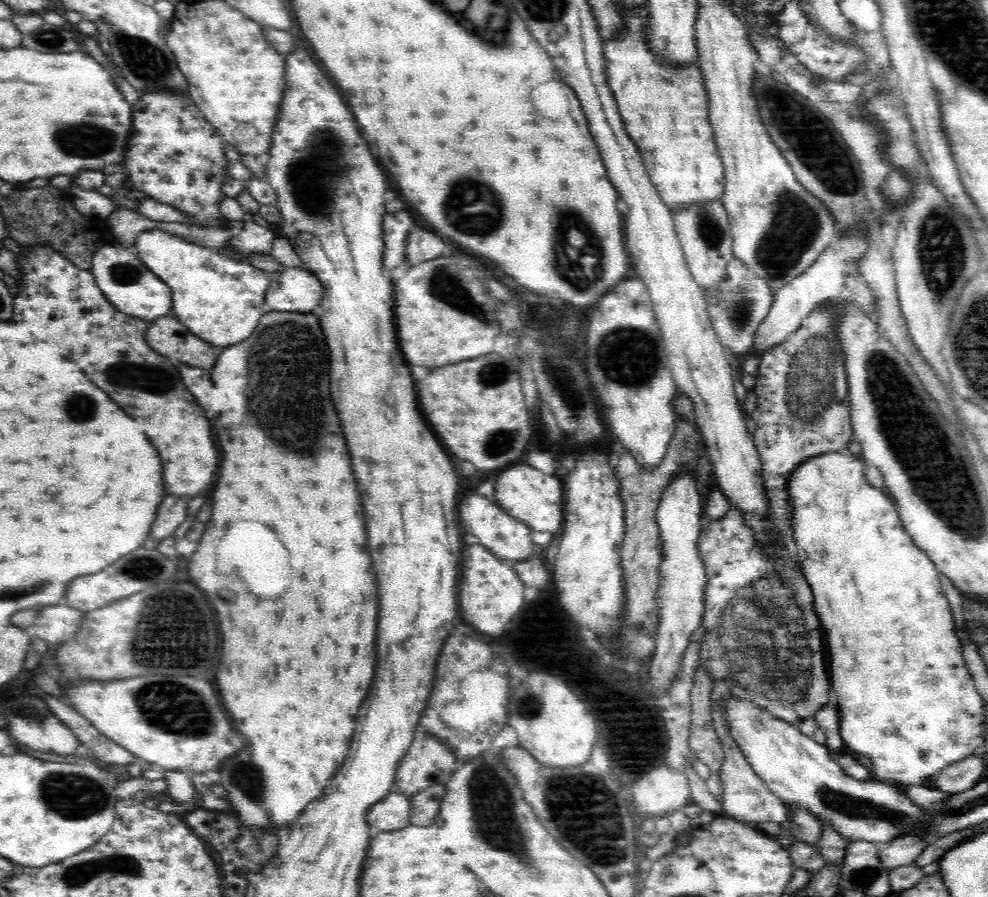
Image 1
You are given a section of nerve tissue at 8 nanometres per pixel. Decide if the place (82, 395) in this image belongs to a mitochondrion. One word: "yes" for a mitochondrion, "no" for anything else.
yes

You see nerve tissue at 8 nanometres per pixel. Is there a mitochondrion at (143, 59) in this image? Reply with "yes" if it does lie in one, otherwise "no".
yes

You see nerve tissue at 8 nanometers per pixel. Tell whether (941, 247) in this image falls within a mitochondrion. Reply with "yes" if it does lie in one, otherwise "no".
yes

